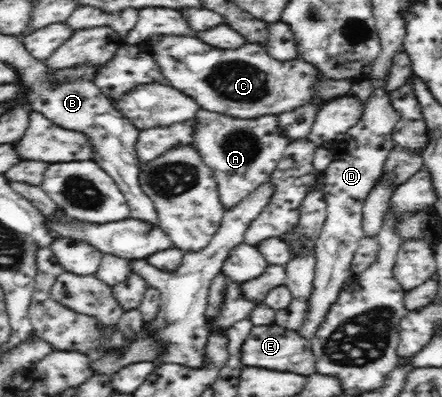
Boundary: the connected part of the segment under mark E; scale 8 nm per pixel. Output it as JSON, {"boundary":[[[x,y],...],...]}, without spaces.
{"boundary":[[[278,324],[253,326],[248,338],[241,346],[241,360],[245,367],[276,369],[280,372],[295,372],[308,376],[315,373],[316,359],[311,349],[311,341],[300,336],[297,331],[282,328]]]}

